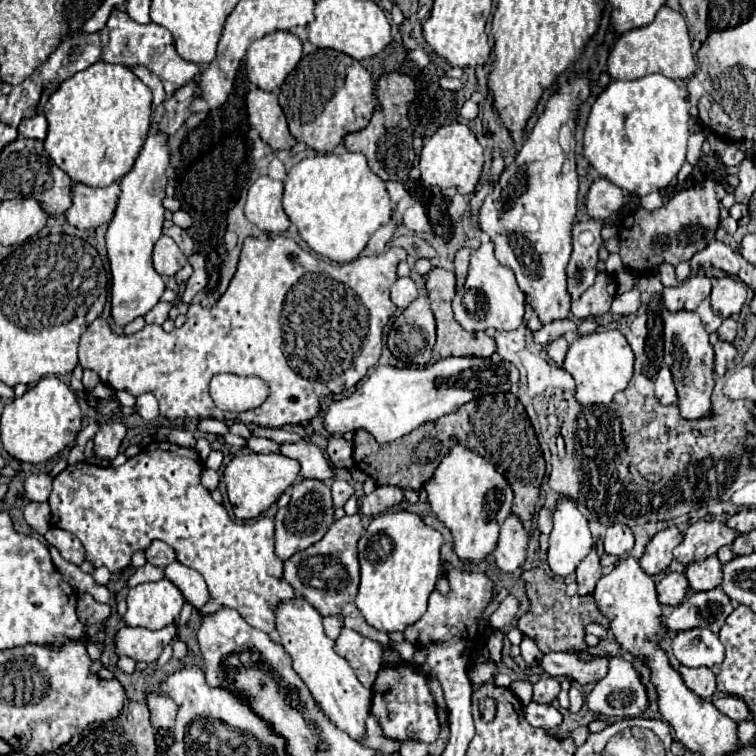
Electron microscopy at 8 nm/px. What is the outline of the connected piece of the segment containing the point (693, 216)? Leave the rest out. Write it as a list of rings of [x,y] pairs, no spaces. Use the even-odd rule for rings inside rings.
[[[710,179],[704,185],[696,185],[676,193],[664,207],[656,211],[636,209],[618,227],[622,263],[638,275],[654,271],[662,263],[670,263],[676,267],[680,261],[690,259],[694,253],[702,251],[710,241],[714,241],[718,221],[720,201],[716,199],[714,181]]]

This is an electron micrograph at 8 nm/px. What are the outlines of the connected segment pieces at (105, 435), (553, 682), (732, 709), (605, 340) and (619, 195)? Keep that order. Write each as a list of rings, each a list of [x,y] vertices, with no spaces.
[[[108,421],[94,437],[94,453],[100,459],[114,459],[118,447],[126,435],[126,425],[122,421]]]
[[[542,677],[534,685],[534,701],[536,703],[552,703],[560,693],[560,681],[556,677]]]
[[[726,695],[726,697],[720,697],[720,699],[716,699],[714,701],[714,705],[718,707],[718,711],[722,711],[724,715],[728,715],[728,717],[732,717],[734,721],[744,721],[748,715],[750,715],[750,711],[748,711],[748,707],[746,707],[746,703],[740,699],[740,697],[732,697],[732,695]]]
[[[602,331],[580,335],[568,349],[564,369],[576,381],[576,399],[582,405],[608,405],[618,391],[624,391],[634,367],[634,353],[620,331]]]
[[[600,177],[590,185],[590,191],[586,195],[586,209],[592,219],[608,219],[614,211],[622,209],[626,203],[626,197],[620,187],[612,185],[612,181]]]

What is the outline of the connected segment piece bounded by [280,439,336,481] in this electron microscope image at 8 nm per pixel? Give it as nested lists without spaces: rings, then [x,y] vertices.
[[[298,441],[298,443],[286,443],[280,447],[280,453],[296,459],[300,463],[300,477],[304,479],[320,479],[328,481],[336,477],[336,469],[330,465],[326,455],[310,441]]]

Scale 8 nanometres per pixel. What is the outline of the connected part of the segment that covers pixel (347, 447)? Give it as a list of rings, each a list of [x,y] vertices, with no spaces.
[[[330,437],[330,443],[328,443],[328,457],[330,461],[334,463],[334,467],[338,469],[348,469],[352,467],[352,443],[348,443],[346,439],[342,437]]]

